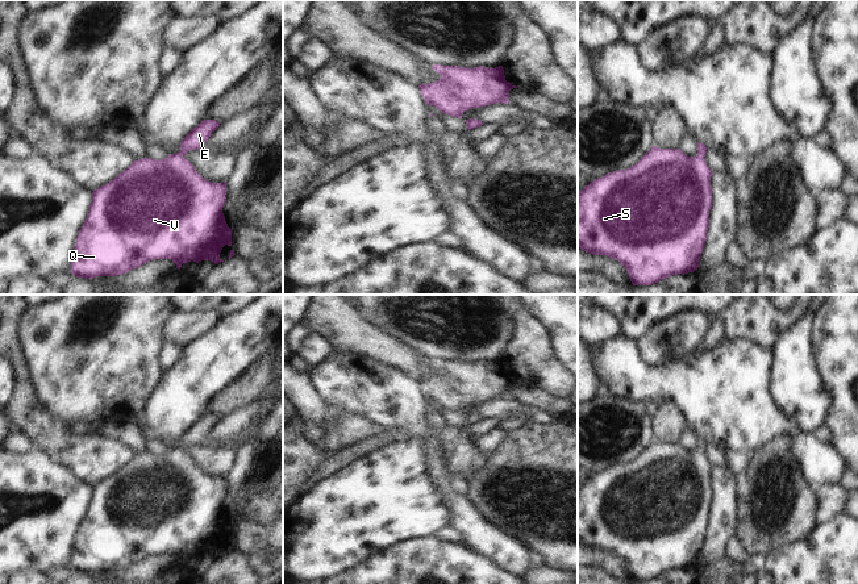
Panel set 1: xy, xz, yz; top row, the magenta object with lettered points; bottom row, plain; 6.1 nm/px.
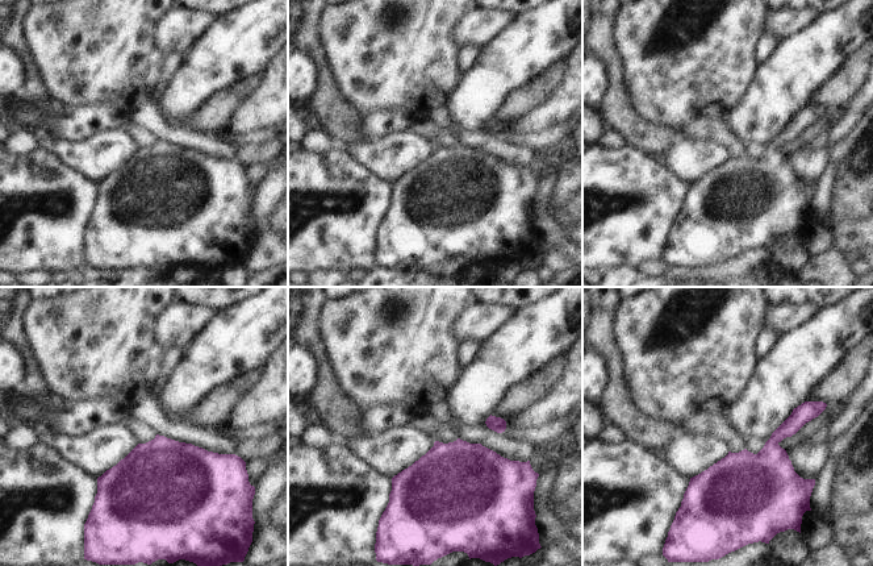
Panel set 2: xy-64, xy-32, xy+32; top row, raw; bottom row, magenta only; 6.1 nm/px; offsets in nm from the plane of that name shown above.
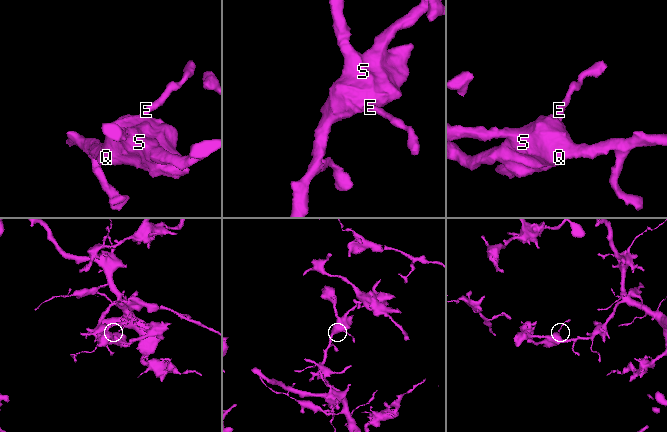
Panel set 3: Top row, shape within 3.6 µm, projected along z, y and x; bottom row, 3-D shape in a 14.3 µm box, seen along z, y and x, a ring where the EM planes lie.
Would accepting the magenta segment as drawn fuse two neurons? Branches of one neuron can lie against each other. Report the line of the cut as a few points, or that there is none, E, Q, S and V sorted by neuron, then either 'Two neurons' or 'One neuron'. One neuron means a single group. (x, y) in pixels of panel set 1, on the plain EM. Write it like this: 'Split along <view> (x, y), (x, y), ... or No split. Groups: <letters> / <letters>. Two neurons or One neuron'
No split. Groups: E Q S V. One neuron

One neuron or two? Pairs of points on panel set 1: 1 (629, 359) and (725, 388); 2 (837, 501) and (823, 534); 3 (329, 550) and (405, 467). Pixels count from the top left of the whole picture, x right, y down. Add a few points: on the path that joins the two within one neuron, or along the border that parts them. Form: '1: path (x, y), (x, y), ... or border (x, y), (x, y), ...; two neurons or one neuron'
1: path (653, 382), (695, 382), (702, 386); one neuron
2: border (844, 512), (817, 524); two neurons
3: path (350, 529), (377, 505), (390, 488); one neuron

